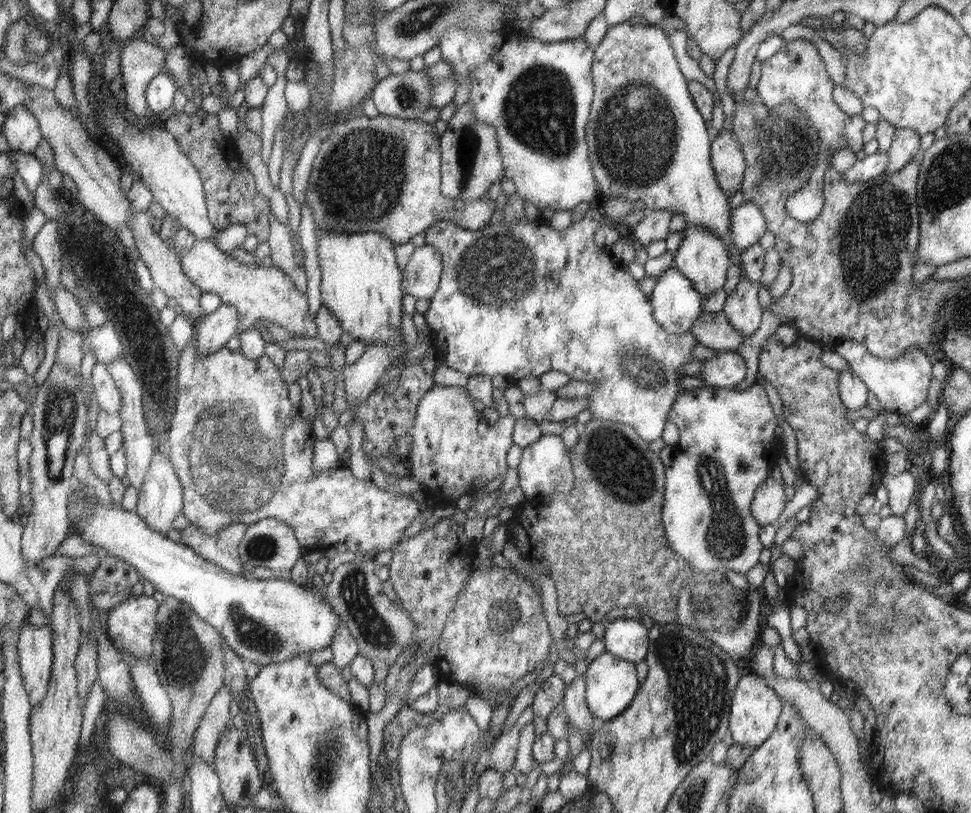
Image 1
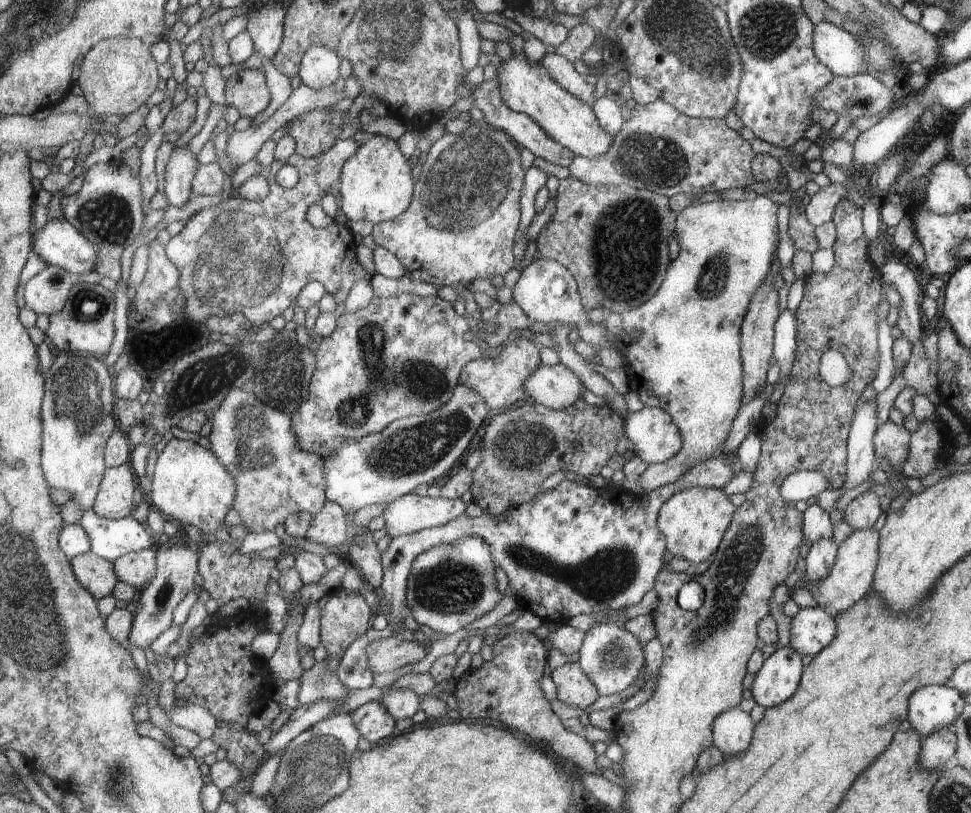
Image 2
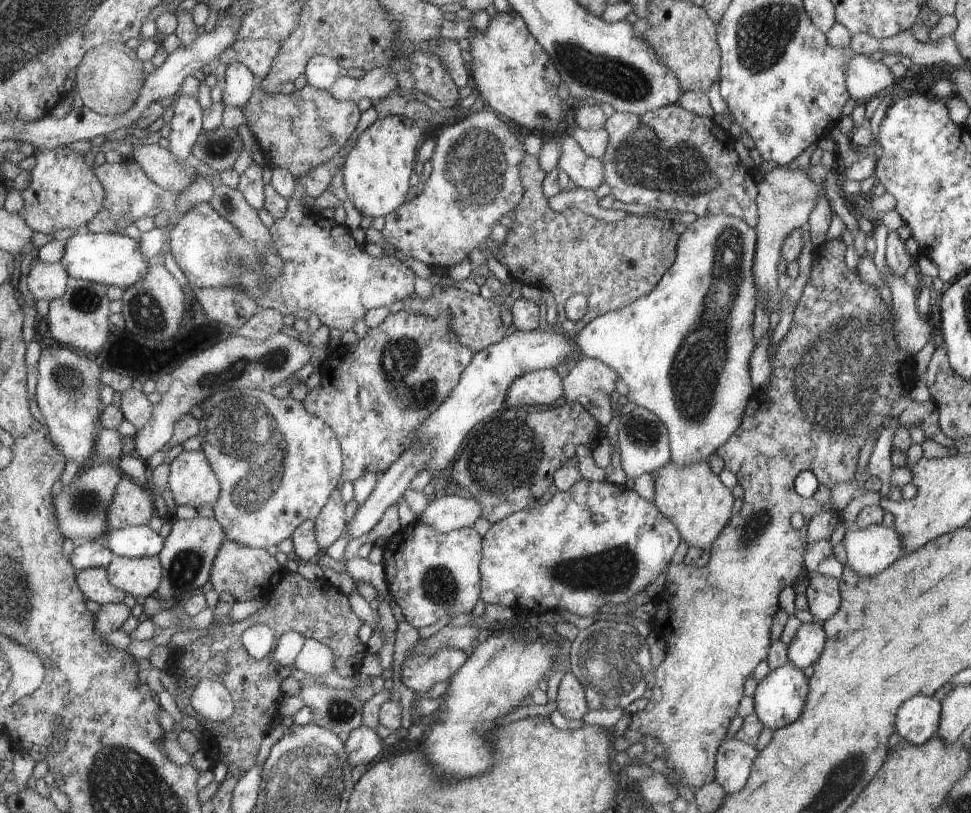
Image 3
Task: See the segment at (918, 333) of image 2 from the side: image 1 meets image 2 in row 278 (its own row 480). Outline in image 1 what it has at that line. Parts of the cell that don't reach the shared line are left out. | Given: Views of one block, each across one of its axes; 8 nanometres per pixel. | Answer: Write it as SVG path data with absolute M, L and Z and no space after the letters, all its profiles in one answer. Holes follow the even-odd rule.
M905 471L898 475L886 475L884 484L888 490L892 514L903 517L916 494L916 478Z

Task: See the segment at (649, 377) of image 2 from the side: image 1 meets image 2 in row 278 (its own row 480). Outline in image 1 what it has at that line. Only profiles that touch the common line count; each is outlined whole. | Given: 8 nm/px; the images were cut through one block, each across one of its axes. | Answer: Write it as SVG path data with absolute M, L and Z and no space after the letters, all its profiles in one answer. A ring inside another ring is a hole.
M755 383L746 391L737 391L736 389L726 388L694 388L693 390L685 390L681 396L677 398L677 402L672 409L669 410L667 418L670 422L674 422L679 428L679 442L675 448L675 457L671 466L666 468L665 480L665 502L663 508L663 525L665 534L669 541L669 546L677 551L686 562L697 571L722 571L733 570L742 574L750 574L750 570L754 570L754 566L762 566L762 554L766 554L766 547L762 544L761 528L762 523L753 517L752 502L753 498L760 486L768 480L770 474L770 466L776 465L780 454L785 454L783 450L782 439L782 414L778 414L778 410L774 410L774 402L769 402L770 390L766 390L766 386L760 386Z

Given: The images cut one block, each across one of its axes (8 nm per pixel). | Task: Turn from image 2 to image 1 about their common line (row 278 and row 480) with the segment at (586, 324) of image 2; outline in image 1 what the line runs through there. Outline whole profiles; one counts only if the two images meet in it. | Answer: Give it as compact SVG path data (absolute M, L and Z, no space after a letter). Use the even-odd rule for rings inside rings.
M558 434L542 435L534 444L523 449L522 459L515 461L515 467L518 469L519 487L526 503L540 495L550 496L572 490L576 477L572 472L569 451Z

